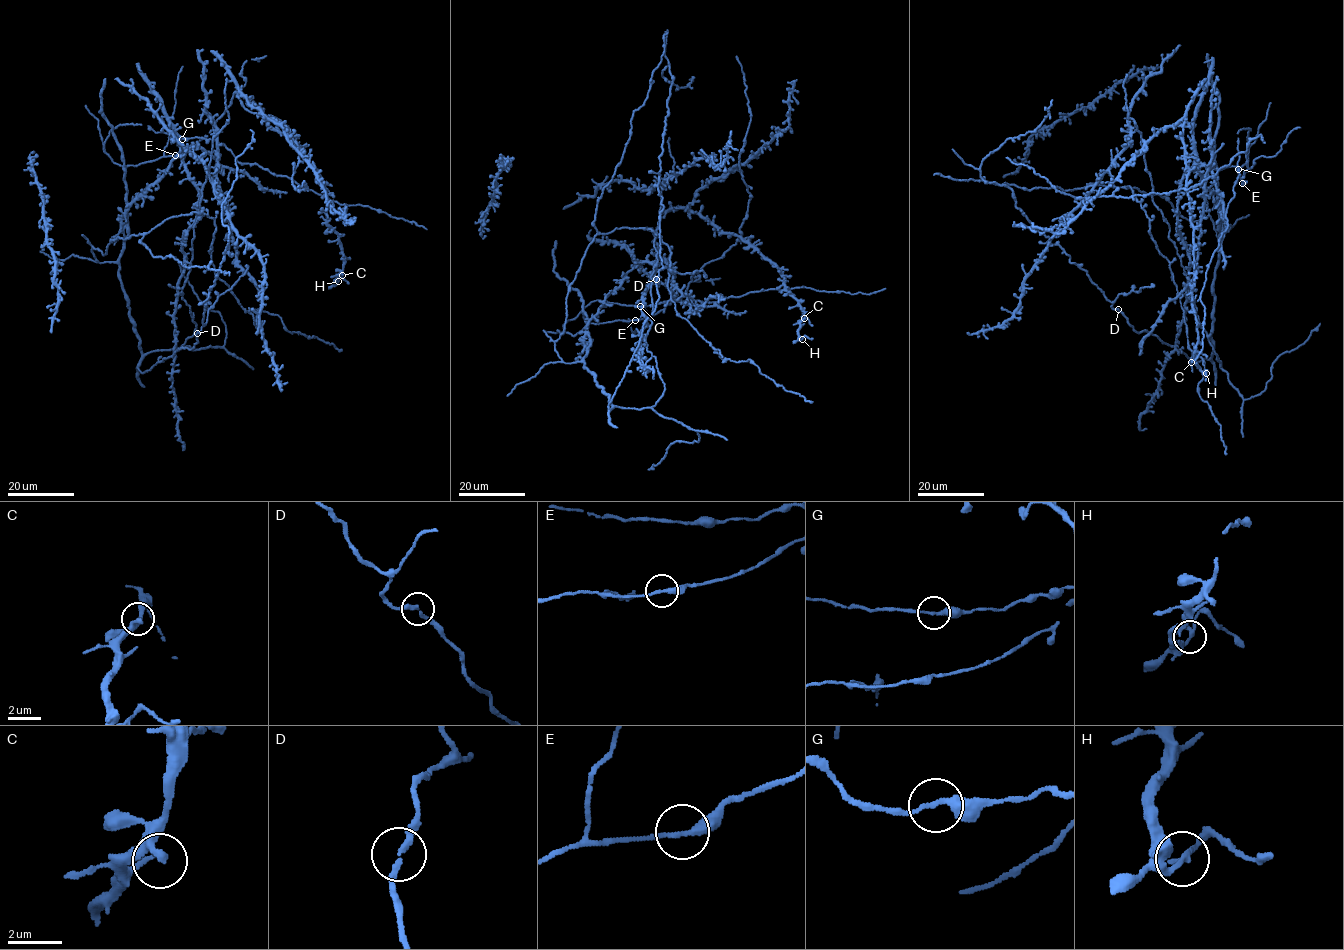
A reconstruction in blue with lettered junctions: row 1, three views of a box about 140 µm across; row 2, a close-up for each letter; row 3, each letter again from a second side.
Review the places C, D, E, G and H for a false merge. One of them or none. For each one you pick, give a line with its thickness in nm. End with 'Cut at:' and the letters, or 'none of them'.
H: 220 nm thick
Cut at: H

